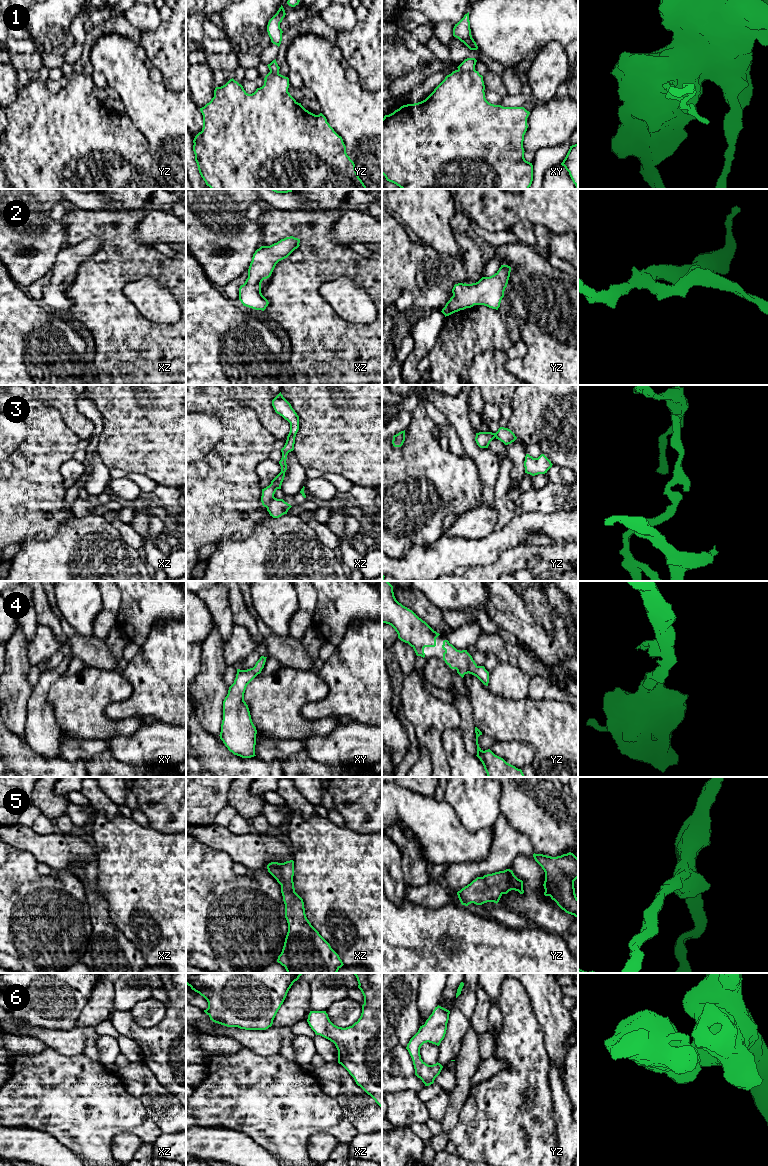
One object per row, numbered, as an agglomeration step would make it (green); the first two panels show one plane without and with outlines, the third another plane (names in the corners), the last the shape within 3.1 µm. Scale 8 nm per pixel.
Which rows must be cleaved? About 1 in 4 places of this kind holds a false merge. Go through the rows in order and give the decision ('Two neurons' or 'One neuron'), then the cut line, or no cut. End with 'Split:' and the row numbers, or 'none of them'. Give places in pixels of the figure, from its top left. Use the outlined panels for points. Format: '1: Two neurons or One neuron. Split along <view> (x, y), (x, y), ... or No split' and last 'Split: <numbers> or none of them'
1: Two neurons. Split along xy (458, 69), (462, 71), (474, 70)
2: One neuron. No split
3: Two neurons. Split along xz (274, 497), (266, 507)
4: One neuron. No split
5: One neuron. No split
6: One neuron. No split
Split: 1, 3

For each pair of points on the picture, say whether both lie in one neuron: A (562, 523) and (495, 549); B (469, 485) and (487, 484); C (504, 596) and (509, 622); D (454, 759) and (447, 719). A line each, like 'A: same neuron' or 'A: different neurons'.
A: same neuron
B: different neurons
C: same neuron
D: different neurons

